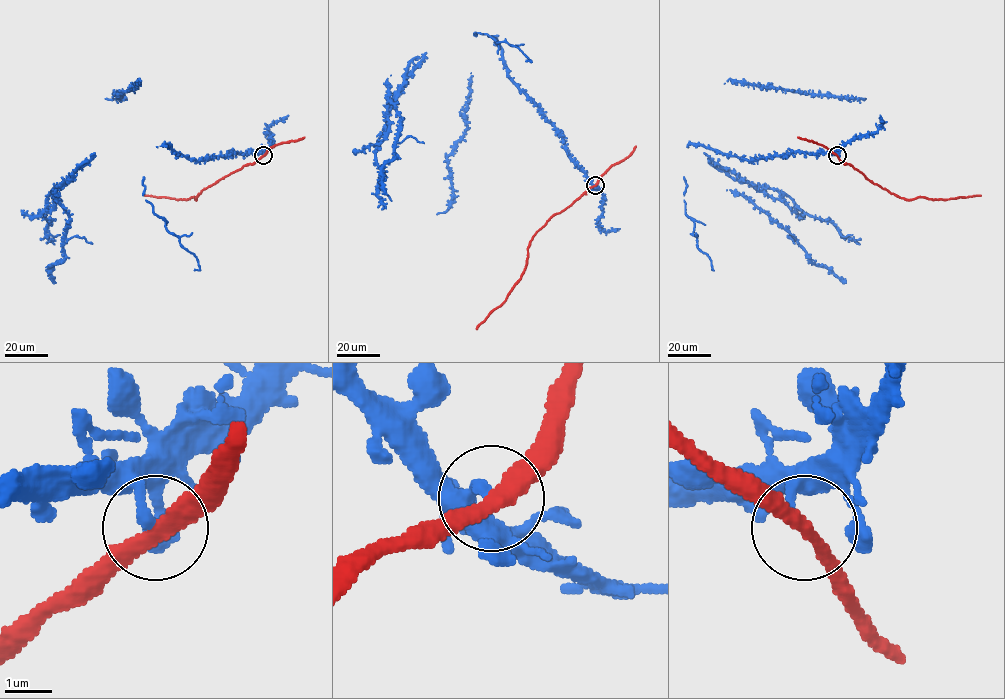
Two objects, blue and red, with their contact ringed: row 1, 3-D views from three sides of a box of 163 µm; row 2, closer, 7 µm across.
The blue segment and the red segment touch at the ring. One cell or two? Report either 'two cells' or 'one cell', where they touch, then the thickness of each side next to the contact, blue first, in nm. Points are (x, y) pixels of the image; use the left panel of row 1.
two cells | (263, 155) | 220/360 nm

